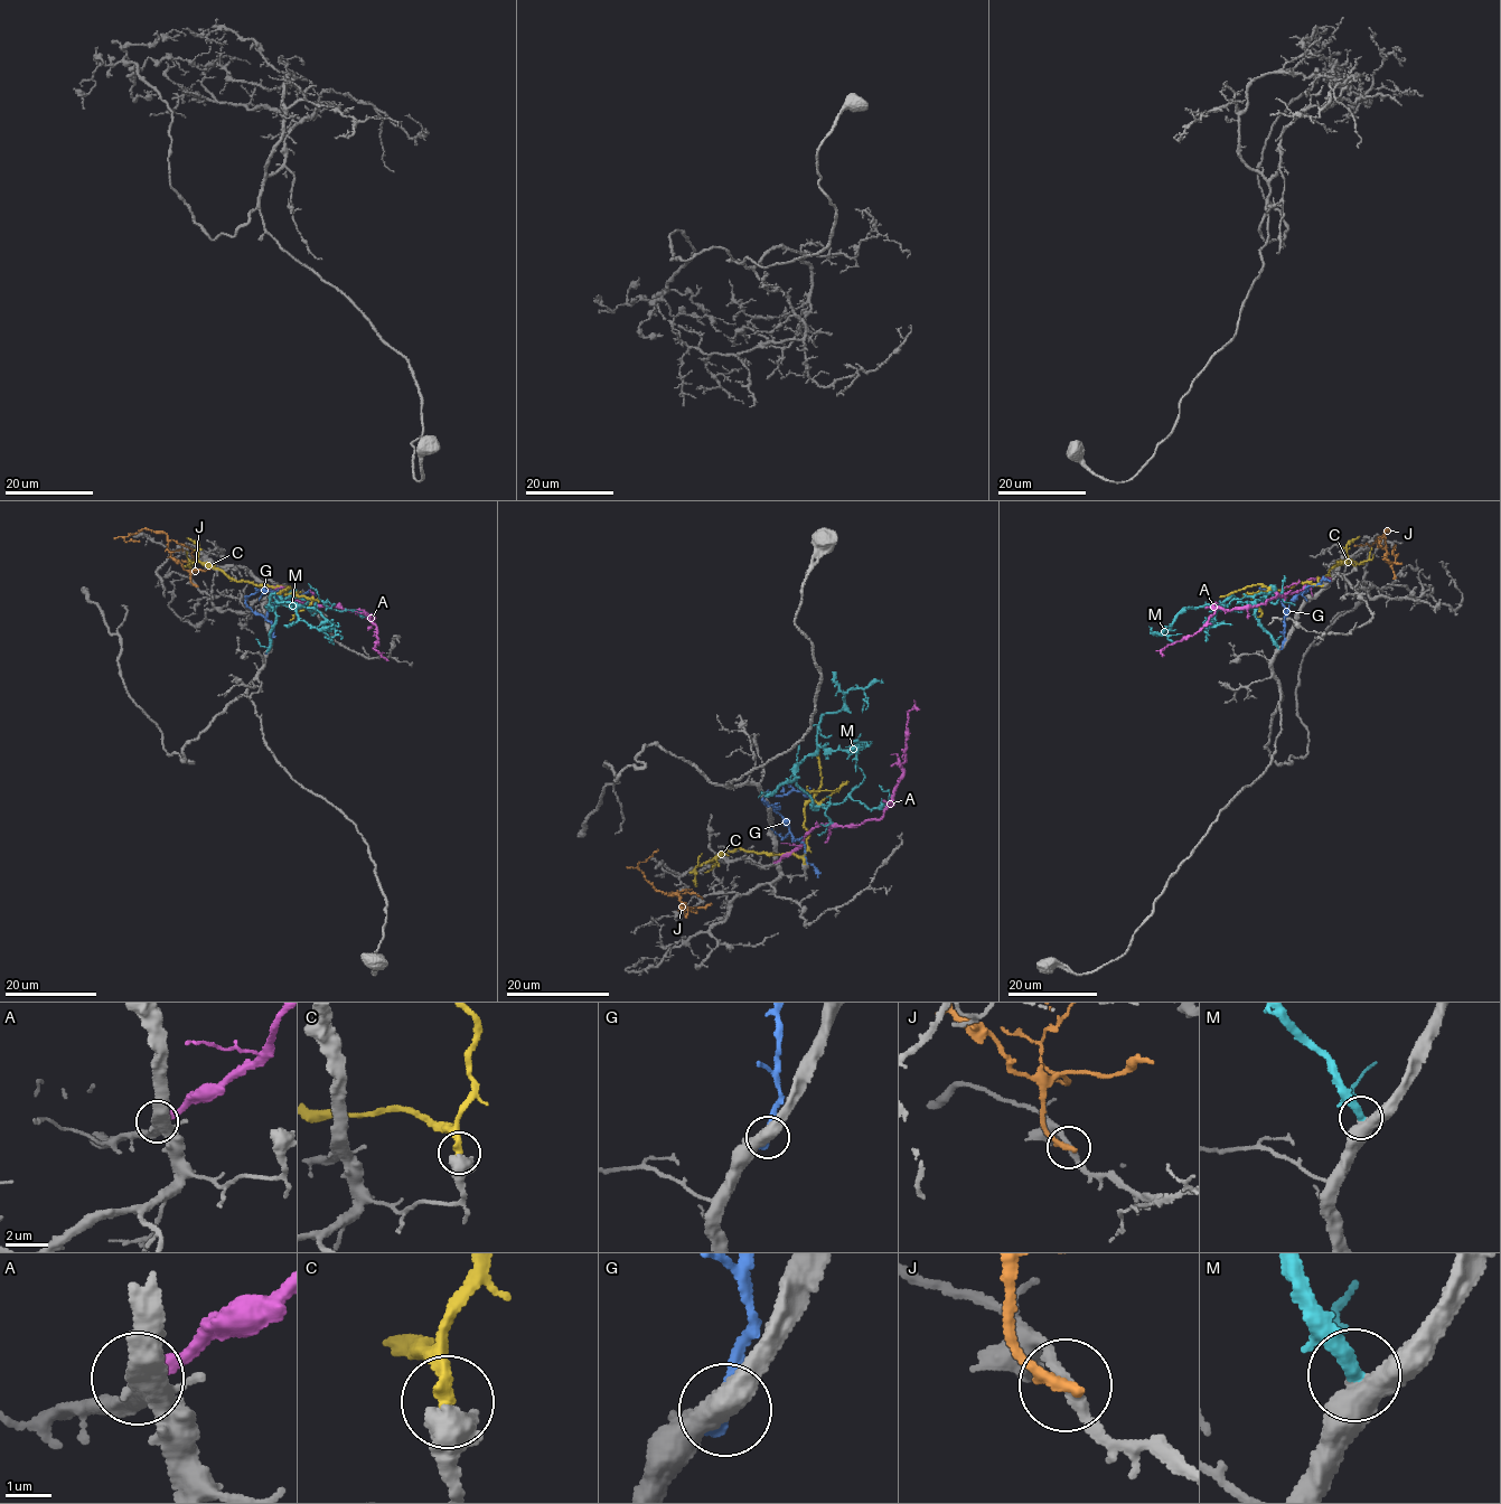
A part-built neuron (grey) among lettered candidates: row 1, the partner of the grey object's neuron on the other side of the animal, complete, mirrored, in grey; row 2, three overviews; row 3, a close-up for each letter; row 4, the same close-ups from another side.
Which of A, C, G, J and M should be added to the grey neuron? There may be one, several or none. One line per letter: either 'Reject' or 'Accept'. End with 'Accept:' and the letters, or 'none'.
A: Reject
C: Reject
G: Reject
J: Reject
M: Accept
Accept: M

